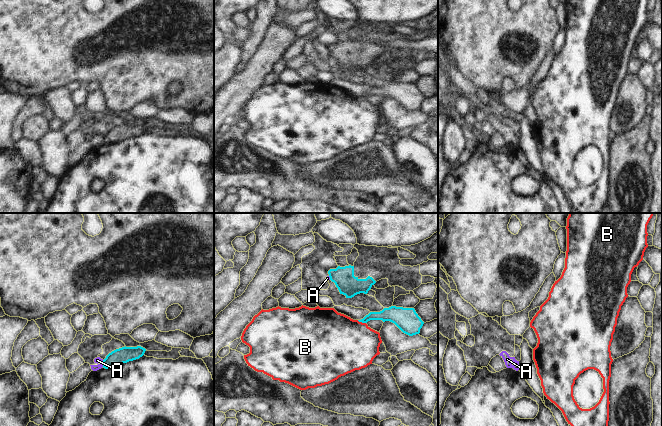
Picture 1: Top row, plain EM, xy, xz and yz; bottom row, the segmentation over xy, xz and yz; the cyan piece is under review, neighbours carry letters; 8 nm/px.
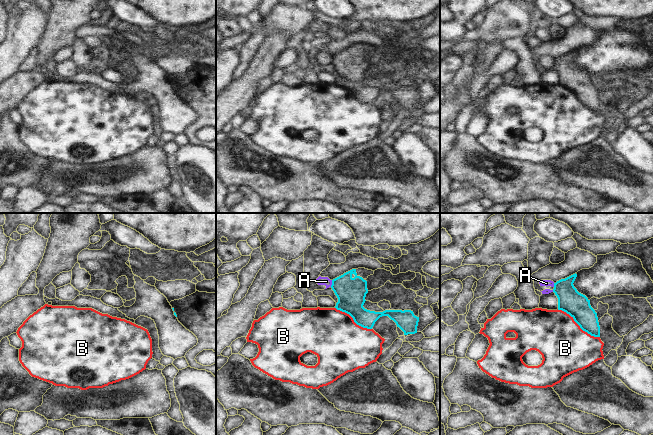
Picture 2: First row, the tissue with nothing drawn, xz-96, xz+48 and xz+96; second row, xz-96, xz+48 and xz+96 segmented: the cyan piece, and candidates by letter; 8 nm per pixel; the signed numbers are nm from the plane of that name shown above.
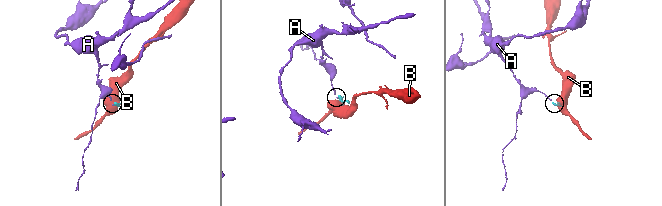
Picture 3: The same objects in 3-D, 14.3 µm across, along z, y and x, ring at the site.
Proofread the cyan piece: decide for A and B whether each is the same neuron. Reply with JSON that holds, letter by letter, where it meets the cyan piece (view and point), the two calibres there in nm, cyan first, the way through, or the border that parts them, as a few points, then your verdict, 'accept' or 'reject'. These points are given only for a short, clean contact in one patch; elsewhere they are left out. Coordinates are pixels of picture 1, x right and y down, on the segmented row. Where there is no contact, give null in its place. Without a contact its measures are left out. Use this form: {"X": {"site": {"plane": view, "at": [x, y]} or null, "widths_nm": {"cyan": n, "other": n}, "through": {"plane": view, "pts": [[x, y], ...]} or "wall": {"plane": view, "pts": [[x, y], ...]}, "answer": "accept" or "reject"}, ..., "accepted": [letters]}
{"A": {"site": {"plane": "xy", "at": [103, 365]}, "widths_nm": {"cyan": 130, "other": 50}, "wall": {"plane": "xy", "pts": [[102, 364], [103, 366]]}, "answer": "reject"}, "B": {"site": {"plane": "xz", "at": [361, 321]}, "widths_nm": {"cyan": 120, "other": 460}, "answer": "reject"}, "accepted": []}

